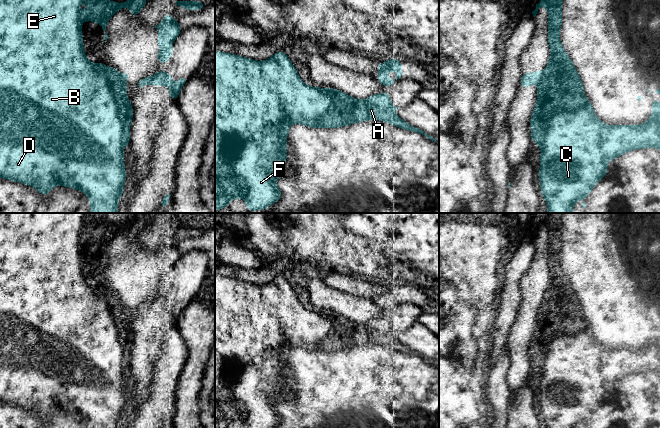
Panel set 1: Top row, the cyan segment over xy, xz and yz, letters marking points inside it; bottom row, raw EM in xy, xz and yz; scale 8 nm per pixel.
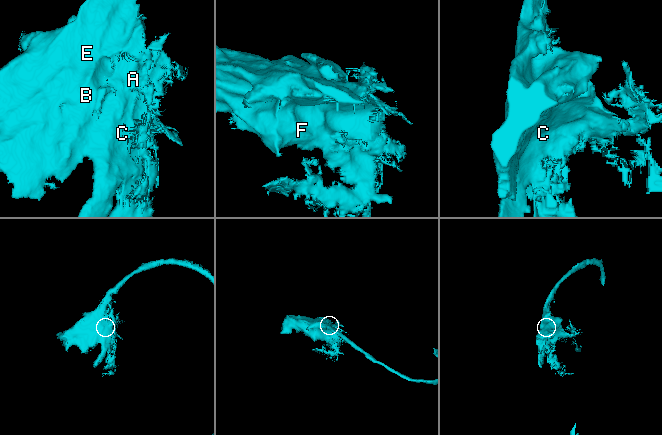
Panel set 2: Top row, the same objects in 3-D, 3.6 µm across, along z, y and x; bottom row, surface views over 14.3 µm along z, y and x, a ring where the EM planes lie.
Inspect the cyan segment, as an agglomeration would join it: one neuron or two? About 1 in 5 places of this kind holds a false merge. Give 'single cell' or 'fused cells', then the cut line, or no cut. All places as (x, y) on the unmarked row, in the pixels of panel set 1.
single cell | no cut

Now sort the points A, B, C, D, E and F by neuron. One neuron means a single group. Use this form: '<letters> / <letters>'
A B C D E F

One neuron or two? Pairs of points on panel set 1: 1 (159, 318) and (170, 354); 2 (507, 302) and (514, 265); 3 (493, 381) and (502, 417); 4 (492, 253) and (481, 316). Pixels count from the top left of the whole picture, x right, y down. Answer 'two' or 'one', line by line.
1: two
2: one
3: one
4: one

